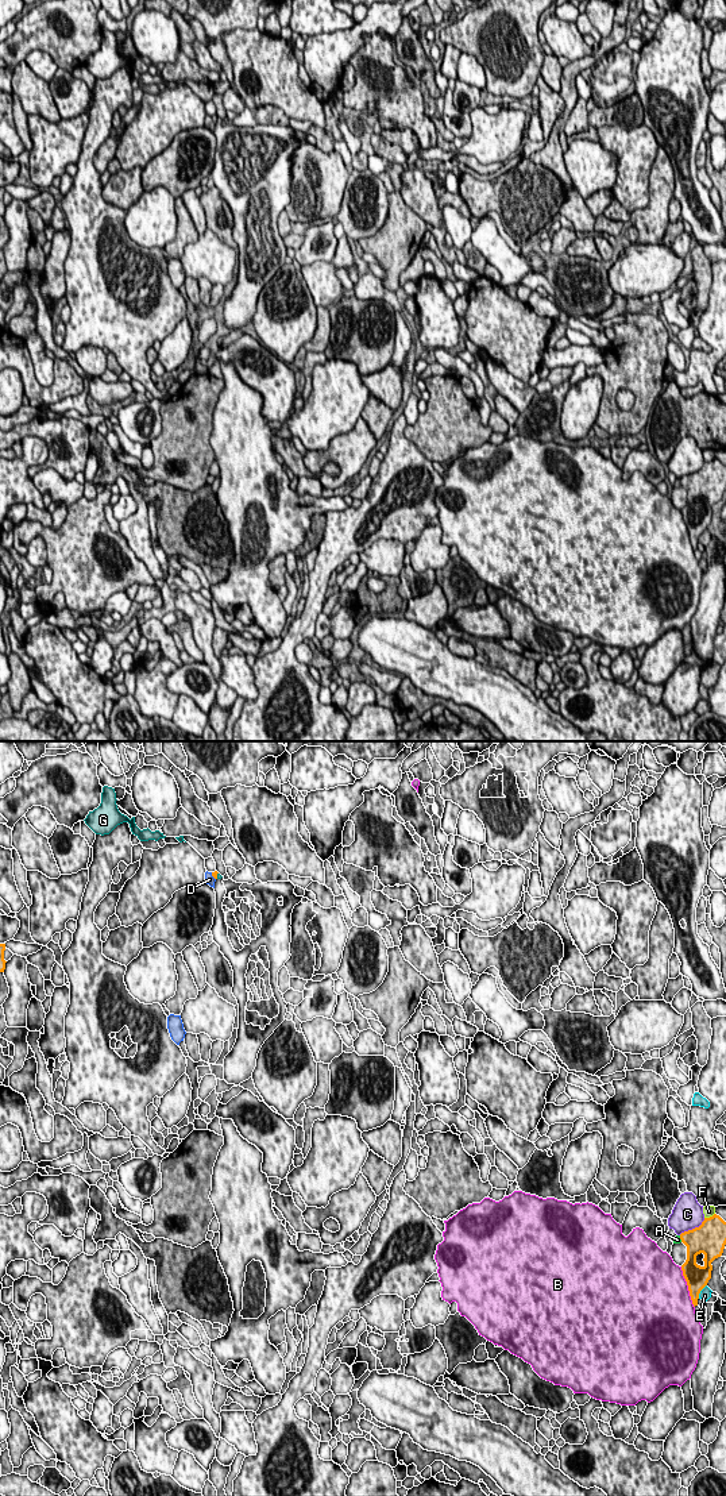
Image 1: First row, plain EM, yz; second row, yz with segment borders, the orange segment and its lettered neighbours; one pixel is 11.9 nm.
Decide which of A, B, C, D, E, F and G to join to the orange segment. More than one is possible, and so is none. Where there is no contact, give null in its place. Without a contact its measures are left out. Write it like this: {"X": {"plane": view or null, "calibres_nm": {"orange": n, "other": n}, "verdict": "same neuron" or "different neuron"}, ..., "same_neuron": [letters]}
{"A": {"plane": "yz", "calibres_nm": {"orange": 320, "other": 70}, "verdict": "different neuron"}, "B": {"plane": "yz", "calibres_nm": {"orange": 280, "other": 480}, "verdict": "different neuron"}, "C": {"plane": "yz", "calibres_nm": {"orange": 380, "other": 380}, "verdict": "different neuron"}, "D": {"plane": "yz", "calibres_nm": {"orange": 60, "other": 120}, "verdict": "different neuron"}, "E": {"plane": "yz", "calibres_nm": {"orange": 280, "other": 140}, "verdict": "different neuron"}, "F": {"plane": "yz", "calibres_nm": {"orange": 380, "other": 130}, "verdict": "different neuron"}, "G": {"plane": "yz", "calibres_nm": {"orange": 60, "other": 60}, "verdict": "different neuron"}, "same_neuron": []}

